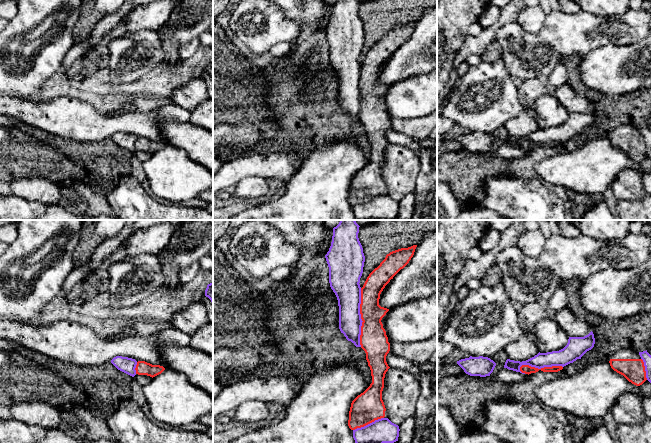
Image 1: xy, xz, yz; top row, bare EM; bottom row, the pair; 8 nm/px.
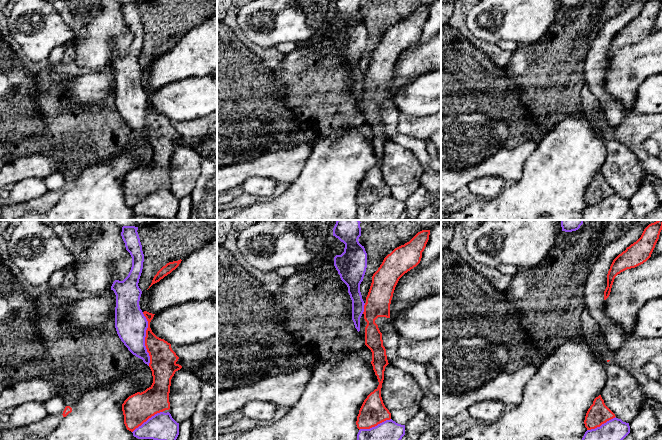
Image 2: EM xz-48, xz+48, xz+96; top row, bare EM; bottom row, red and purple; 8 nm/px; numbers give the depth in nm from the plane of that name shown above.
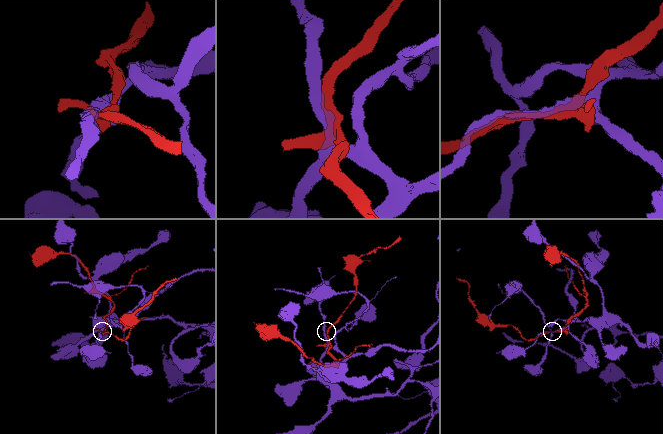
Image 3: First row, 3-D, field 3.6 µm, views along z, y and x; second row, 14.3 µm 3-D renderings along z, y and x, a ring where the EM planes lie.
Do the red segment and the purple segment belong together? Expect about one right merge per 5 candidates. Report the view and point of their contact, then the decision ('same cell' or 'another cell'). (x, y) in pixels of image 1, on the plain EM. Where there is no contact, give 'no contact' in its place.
xz (361, 93) | another cell

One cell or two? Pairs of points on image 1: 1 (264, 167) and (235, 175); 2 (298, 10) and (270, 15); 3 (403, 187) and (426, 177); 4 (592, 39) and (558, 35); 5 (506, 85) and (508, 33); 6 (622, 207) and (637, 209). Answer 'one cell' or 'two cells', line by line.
1: one cell
2: two cells
3: two cells
4: one cell
5: two cells
6: one cell

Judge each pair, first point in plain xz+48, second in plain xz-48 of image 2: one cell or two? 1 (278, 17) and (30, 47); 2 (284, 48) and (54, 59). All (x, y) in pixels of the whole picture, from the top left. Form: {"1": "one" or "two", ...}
{"1": "one", "2": "one"}

